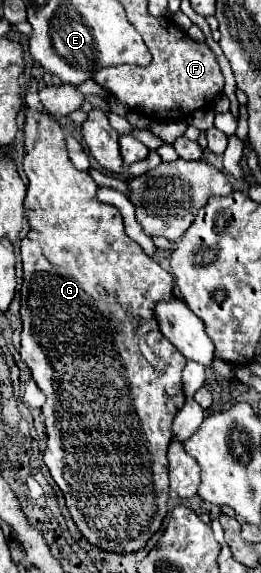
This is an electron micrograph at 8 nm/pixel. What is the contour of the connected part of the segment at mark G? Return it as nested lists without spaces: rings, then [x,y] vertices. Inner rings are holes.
[[[23,103],[21,113],[25,115],[23,173],[29,181],[25,195],[29,233],[20,247],[25,275],[21,291],[23,333],[19,353],[31,369],[33,381],[47,397],[43,405],[47,427],[43,461],[53,481],[63,491],[65,505],[81,535],[103,551],[133,553],[147,545],[167,515],[167,452],[173,439],[171,423],[185,403],[181,371],[187,359],[161,335],[153,317],[155,303],[173,295],[173,277],[145,255],[139,243],[127,237],[119,211],[97,199],[97,183],[91,175],[73,167],[61,125],[49,113],[31,109],[27,103]],[[29,303],[37,303],[37,315],[33,315]],[[141,341],[151,345],[151,351],[157,355],[157,367],[143,357]],[[49,359],[57,359],[57,379],[49,377]],[[67,393],[75,393],[75,412],[70,414],[67,413]]]

